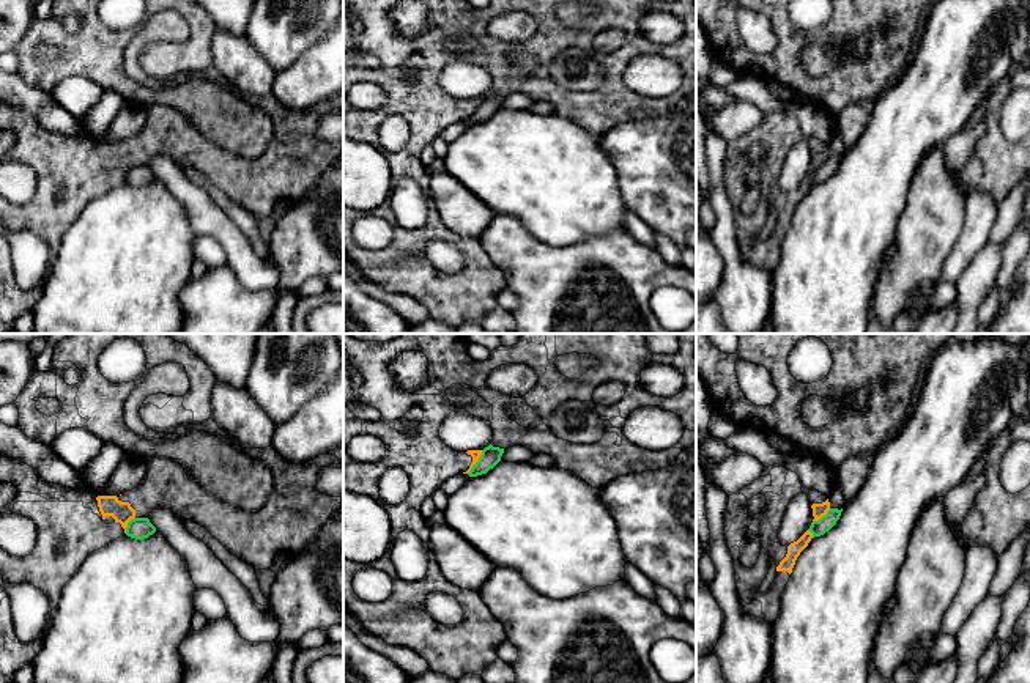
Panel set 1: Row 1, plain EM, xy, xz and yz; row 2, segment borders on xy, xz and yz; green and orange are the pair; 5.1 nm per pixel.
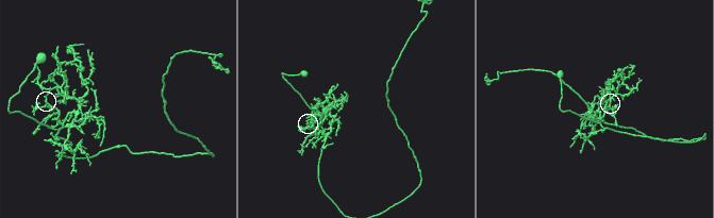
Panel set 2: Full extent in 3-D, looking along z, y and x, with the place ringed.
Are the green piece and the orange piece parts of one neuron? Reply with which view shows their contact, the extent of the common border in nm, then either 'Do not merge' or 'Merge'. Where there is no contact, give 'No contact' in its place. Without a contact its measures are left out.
Touches green in xz. Shared border 150 nm. Do not merge

